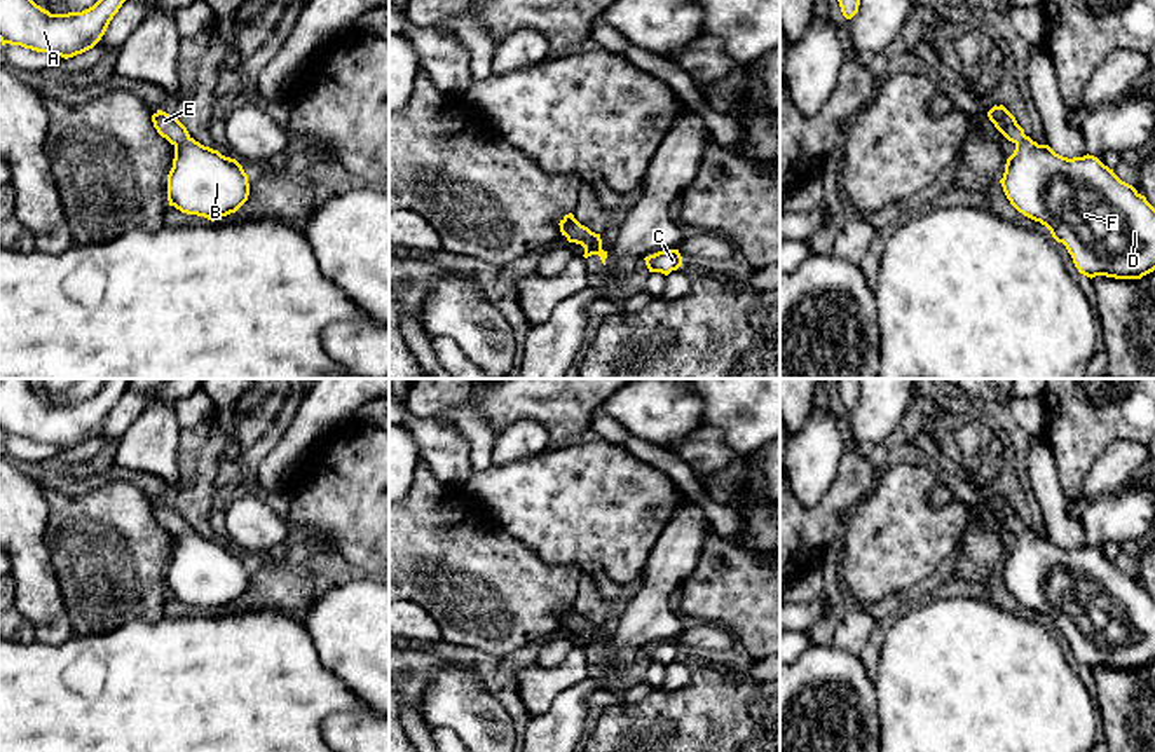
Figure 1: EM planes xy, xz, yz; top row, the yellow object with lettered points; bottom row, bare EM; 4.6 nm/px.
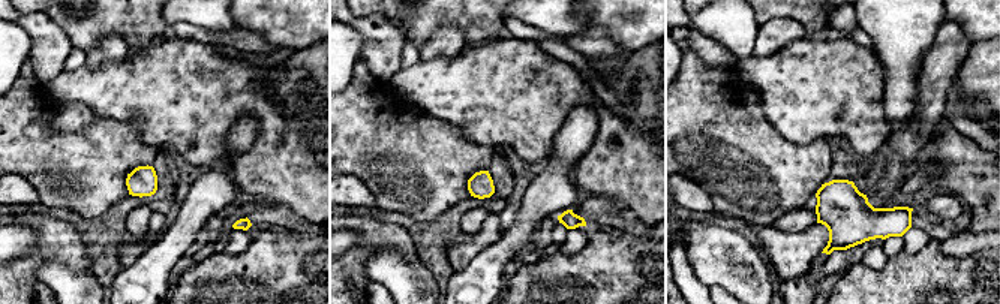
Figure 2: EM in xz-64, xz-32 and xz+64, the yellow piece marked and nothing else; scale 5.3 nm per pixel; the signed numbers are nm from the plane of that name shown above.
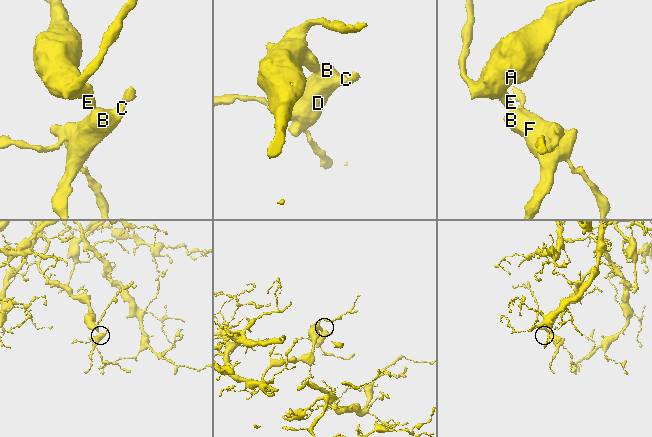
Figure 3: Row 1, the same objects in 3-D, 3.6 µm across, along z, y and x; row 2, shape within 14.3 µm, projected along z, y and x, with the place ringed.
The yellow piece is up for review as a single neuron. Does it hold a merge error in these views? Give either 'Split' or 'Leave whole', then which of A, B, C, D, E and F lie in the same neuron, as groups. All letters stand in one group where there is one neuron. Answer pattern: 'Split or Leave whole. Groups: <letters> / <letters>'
Leave whole. Groups: A B C D E F

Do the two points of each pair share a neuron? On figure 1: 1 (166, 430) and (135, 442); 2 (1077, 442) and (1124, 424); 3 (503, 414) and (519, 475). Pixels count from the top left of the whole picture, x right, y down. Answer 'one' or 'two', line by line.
1: one
2: one
3: two

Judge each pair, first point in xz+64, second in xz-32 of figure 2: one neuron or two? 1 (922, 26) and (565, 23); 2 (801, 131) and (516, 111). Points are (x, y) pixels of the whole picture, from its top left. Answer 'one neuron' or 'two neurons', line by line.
1: one neuron
2: one neuron

